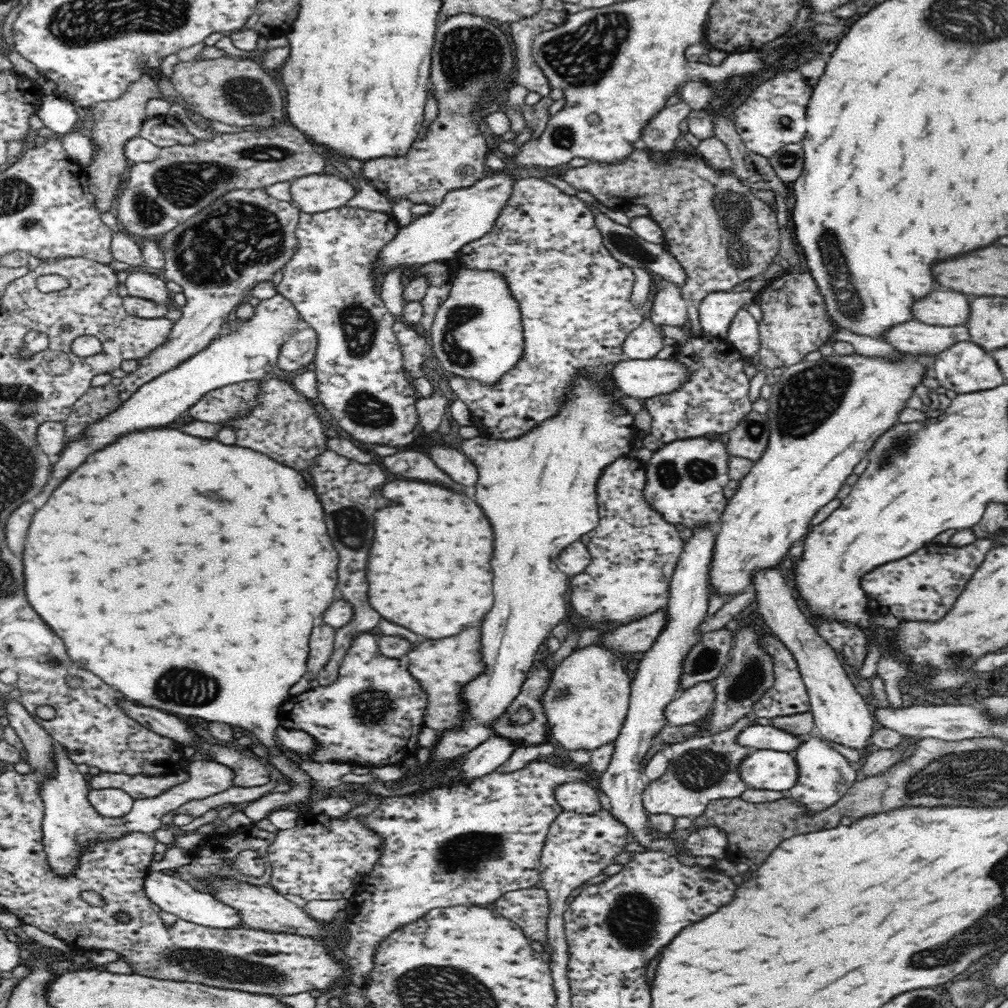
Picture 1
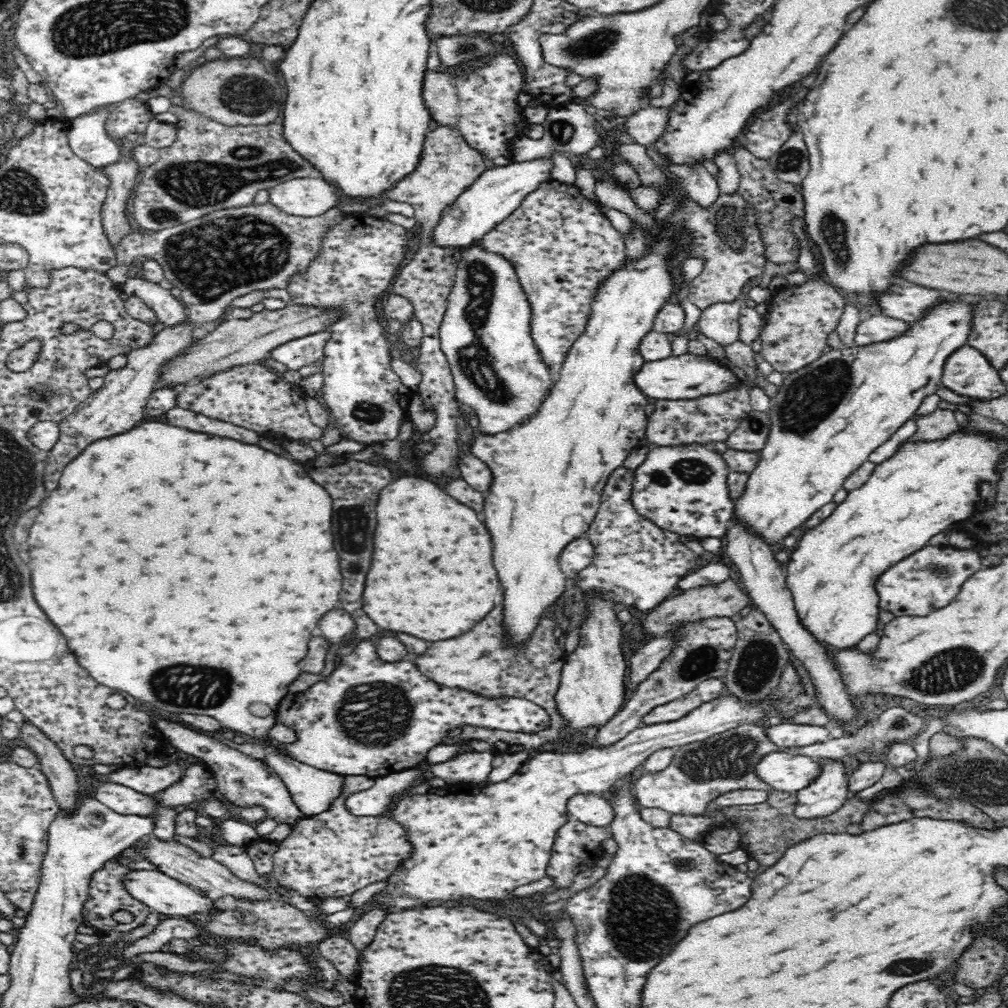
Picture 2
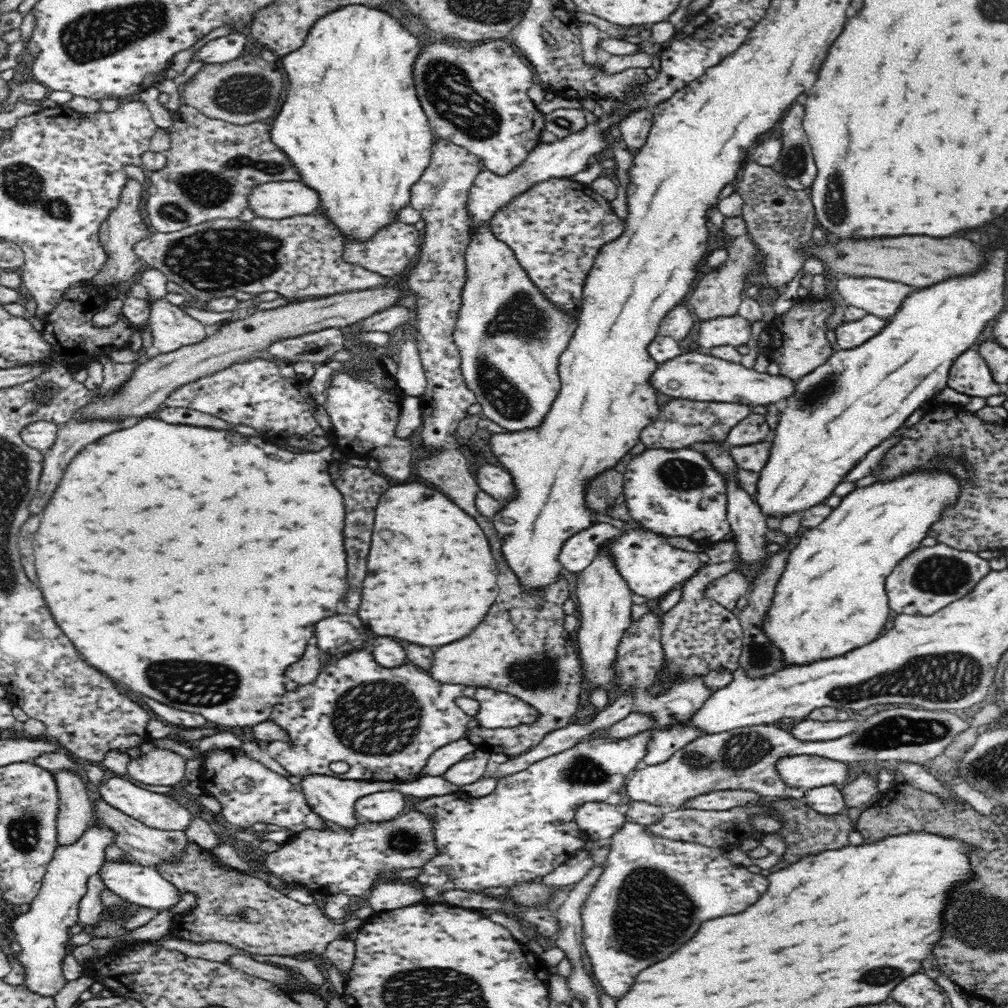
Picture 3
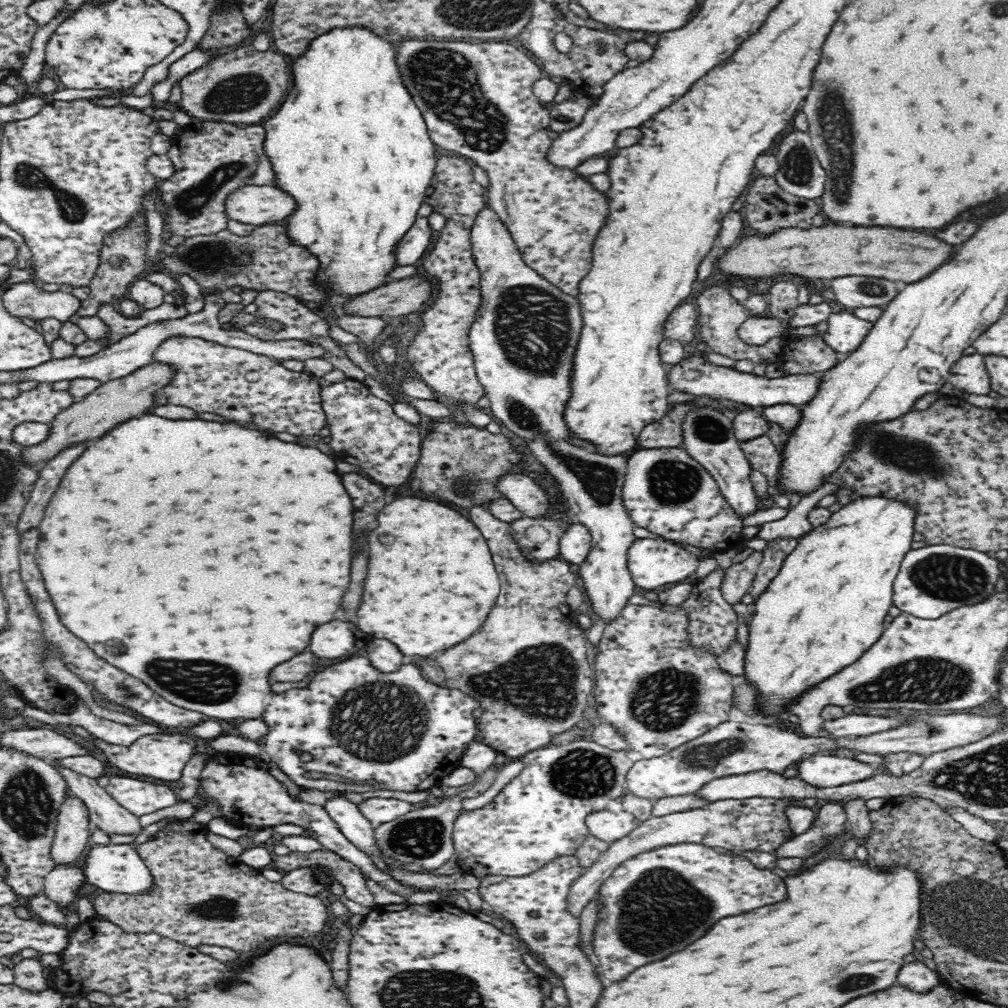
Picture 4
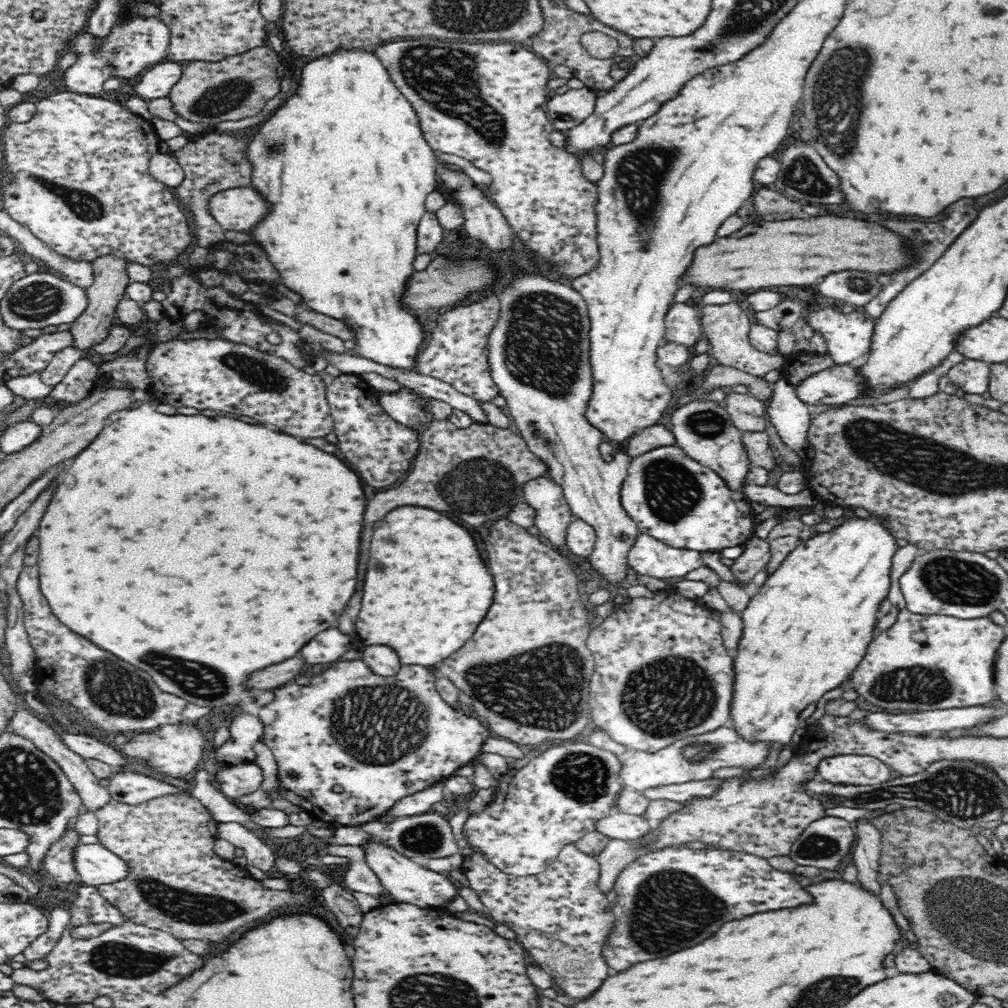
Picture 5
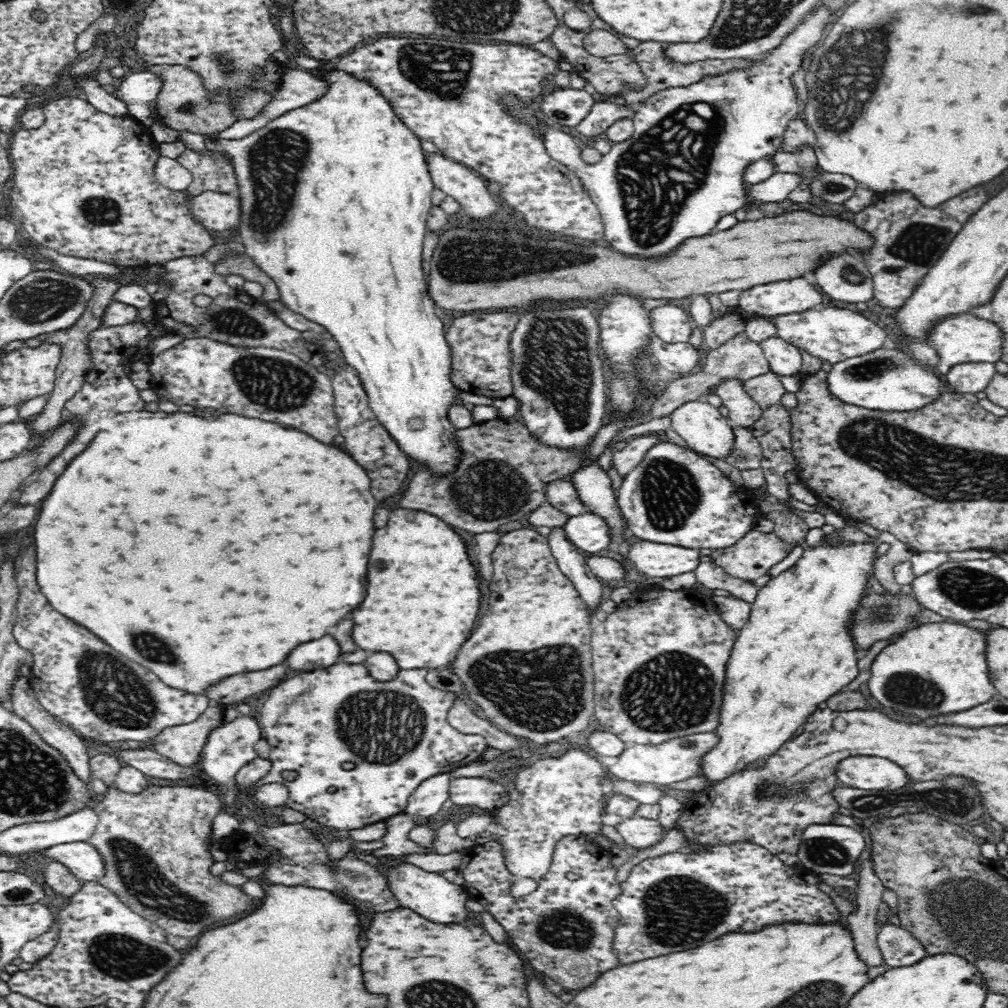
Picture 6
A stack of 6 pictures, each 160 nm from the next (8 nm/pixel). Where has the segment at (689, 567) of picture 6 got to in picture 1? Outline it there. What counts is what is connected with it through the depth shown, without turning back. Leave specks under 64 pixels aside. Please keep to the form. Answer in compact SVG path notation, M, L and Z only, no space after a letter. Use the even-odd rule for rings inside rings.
M629 457L619 458L606 468L598 480L598 506L600 522L581 542L591 555L591 562L580 574L571 577L572 597L570 603L574 611L590 622L604 624L628 624L648 616L668 604L670 584L680 556L687 542L679 536L678 530L662 520L660 513L652 510L642 498L645 485L645 463Z

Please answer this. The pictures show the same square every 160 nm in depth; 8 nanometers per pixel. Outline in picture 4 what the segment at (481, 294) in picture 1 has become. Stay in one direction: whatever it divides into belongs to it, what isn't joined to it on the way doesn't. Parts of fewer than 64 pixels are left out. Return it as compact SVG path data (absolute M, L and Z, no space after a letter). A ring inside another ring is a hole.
M486 206L476 213L470 236L471 249L481 274L482 289L481 312L470 330L470 349L474 353L476 375L486 387L492 416L527 442L528 450L536 462L542 464L542 468L558 484L569 514L589 529L592 547L587 560L579 564L579 574L583 581L580 586L584 595L588 596L595 616L608 624L629 604L628 600L636 587L628 568L629 549L636 540L635 523L623 505L622 498L628 461L572 444L577 434L570 429L565 419L566 408L573 397L574 356L584 326L580 301L577 295L566 293L525 263L506 223L490 207Z

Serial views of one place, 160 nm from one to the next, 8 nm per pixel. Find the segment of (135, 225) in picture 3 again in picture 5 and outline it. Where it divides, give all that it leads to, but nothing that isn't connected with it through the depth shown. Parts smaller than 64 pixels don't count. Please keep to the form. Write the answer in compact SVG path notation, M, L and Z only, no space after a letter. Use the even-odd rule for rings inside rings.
M110 255L102 256L92 262L93 281L86 288L89 305L80 317L70 324L70 328L67 330L71 336L71 346L82 355L92 352L94 346L102 344L110 336L110 330L116 323L115 310L117 304L125 298L124 291L130 283L124 270L126 263L127 261Z

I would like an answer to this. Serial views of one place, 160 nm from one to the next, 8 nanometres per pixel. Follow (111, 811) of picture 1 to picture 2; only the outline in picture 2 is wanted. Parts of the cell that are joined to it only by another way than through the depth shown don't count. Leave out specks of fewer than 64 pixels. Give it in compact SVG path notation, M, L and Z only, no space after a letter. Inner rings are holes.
M106 781L96 789L94 798L118 814L149 818L154 825L153 832L160 839L172 839L178 810L152 794L141 794L117 782Z

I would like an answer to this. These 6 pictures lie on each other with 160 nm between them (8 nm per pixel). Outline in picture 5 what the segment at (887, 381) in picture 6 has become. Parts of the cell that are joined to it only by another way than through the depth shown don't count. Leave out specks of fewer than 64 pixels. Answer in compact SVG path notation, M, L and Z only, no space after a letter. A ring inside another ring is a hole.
M834 364L806 378L796 393L808 404L848 404L870 396L869 378L861 367L852 364Z

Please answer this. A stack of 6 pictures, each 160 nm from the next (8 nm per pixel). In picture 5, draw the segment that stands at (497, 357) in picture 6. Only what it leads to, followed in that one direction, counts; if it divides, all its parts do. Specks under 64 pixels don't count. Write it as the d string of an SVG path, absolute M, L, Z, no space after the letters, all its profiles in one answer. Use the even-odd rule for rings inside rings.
M494 295L448 310L439 316L430 332L430 340L418 358L418 372L443 380L458 392L478 401L489 401L500 396L500 389L490 375L489 338L501 317L500 302Z

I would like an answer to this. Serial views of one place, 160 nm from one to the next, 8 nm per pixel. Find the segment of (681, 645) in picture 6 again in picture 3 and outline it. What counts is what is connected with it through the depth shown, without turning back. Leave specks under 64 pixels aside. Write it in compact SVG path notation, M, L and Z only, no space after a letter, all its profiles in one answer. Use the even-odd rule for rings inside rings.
M644 609L634 610L611 662L609 695L611 699L618 699L629 693L633 712L651 720L642 758L647 765L666 762L676 751L704 734L701 726L694 725L693 718L716 691L706 682L704 675L676 674L673 670L666 670L669 666L666 660L660 616Z

